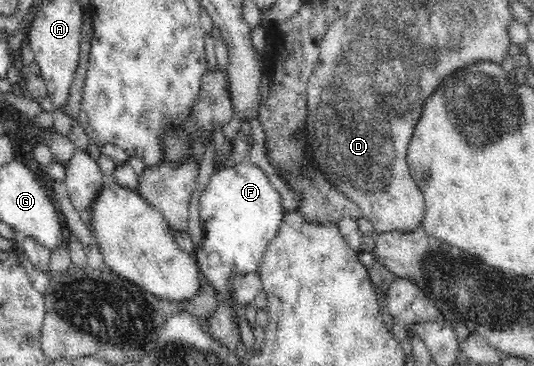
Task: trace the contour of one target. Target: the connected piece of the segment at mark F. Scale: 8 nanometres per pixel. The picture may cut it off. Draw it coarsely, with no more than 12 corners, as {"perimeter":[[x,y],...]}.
{"perimeter":[[245,159],[199,196],[199,273],[220,303],[257,273],[286,218],[280,192]]}

